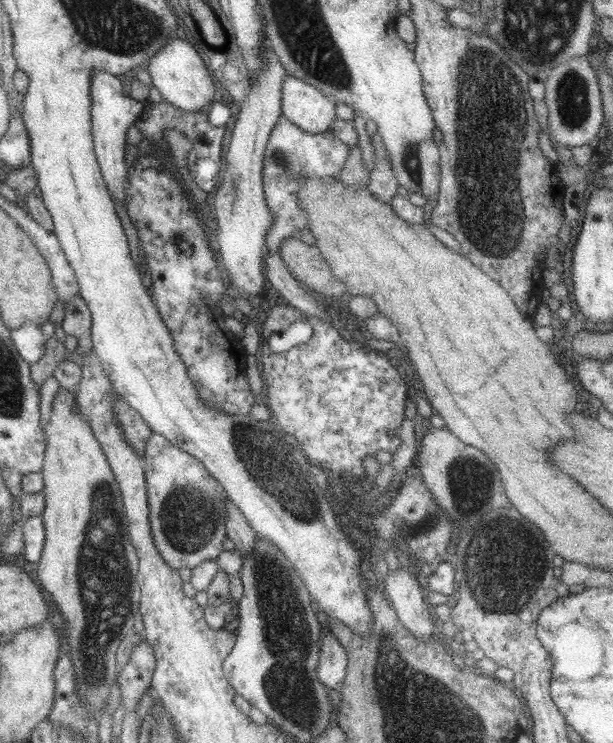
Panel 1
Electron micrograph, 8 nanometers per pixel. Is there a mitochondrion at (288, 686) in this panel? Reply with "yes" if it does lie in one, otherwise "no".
yes

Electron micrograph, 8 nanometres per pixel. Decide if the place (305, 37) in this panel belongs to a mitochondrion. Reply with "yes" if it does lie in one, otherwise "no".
yes

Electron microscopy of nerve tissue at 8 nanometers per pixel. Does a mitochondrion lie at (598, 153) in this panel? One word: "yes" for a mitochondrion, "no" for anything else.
no

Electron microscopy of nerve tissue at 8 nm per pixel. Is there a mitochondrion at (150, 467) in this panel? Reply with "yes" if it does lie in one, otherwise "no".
no

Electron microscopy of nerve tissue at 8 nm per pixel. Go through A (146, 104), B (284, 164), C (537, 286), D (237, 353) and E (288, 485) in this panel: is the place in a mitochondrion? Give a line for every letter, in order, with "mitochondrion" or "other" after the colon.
A: other
B: mitochondrion
C: other
D: other
E: mitochondrion

